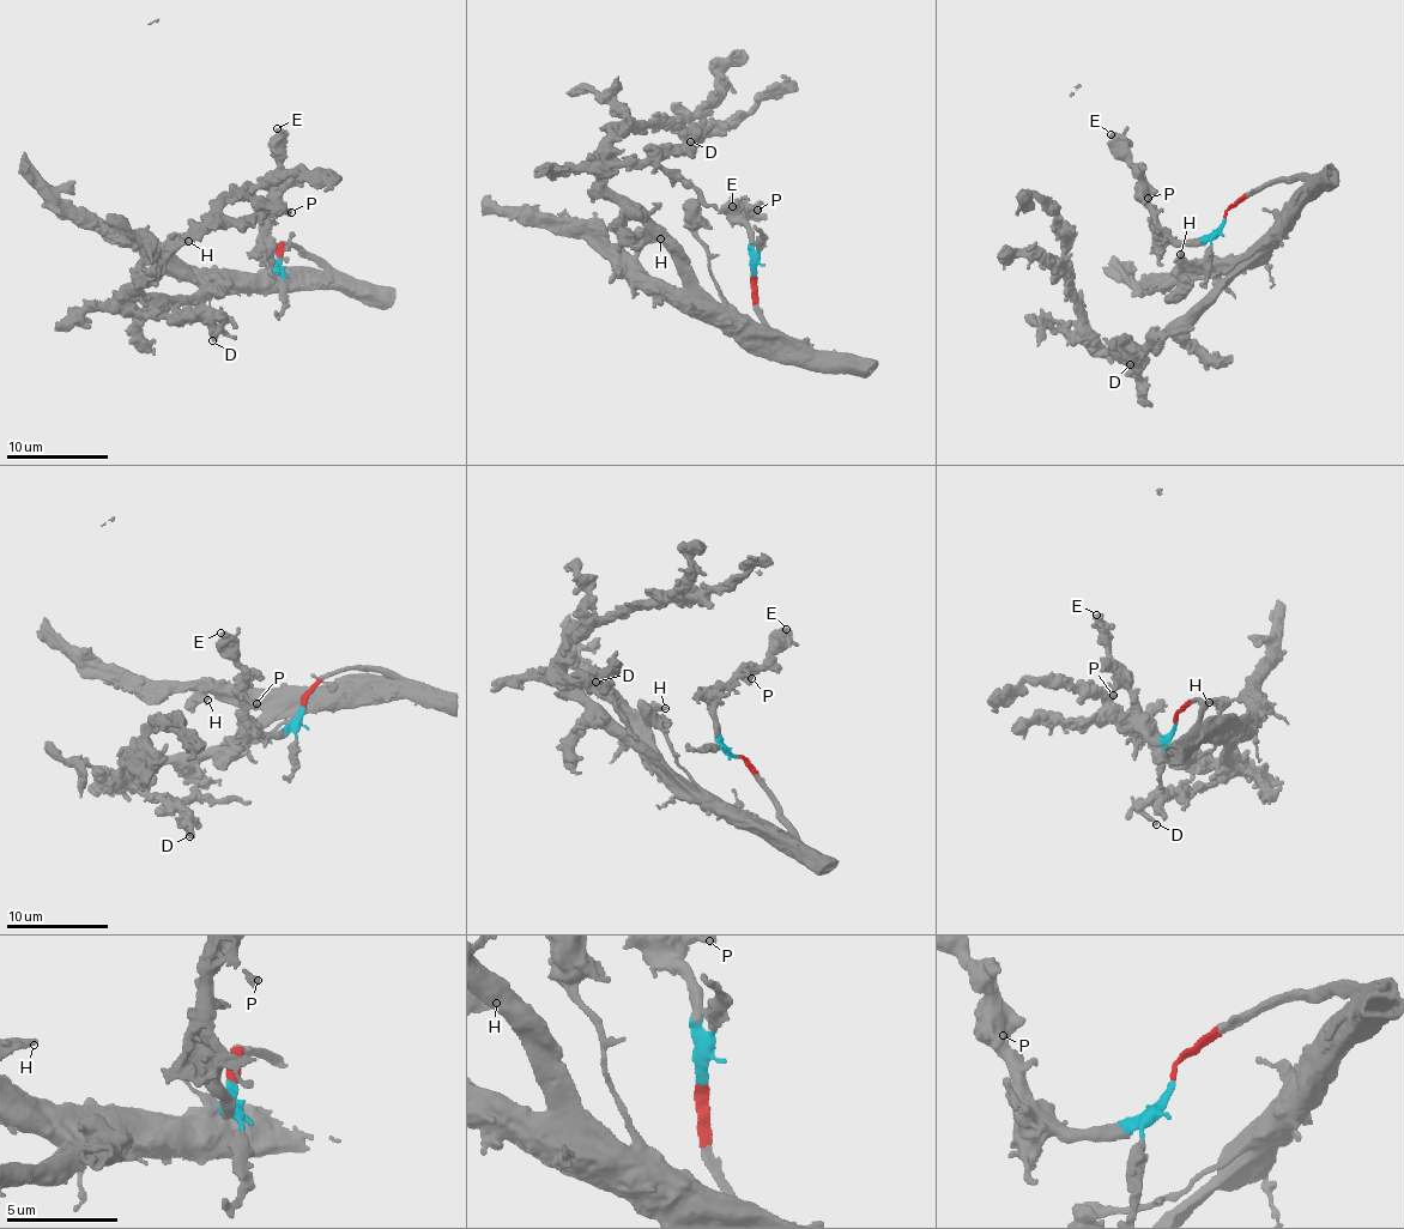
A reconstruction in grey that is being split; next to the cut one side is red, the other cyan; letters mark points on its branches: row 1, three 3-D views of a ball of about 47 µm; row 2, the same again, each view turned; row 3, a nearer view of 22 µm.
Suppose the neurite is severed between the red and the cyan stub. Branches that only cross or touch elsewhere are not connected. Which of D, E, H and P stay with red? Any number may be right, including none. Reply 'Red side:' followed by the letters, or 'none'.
Red side: D, H

